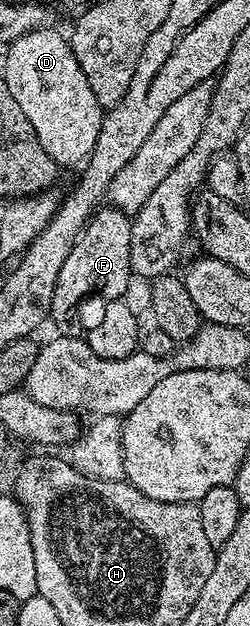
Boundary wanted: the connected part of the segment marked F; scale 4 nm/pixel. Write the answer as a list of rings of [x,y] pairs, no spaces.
[[[112,205],[102,206],[89,216],[89,222],[81,230],[77,243],[67,253],[63,269],[59,269],[59,281],[55,281],[55,297],[51,297],[49,319],[57,326],[57,335],[80,336],[81,323],[77,320],[77,306],[88,295],[98,295],[101,301],[122,298],[131,280],[131,225],[132,218]]]

